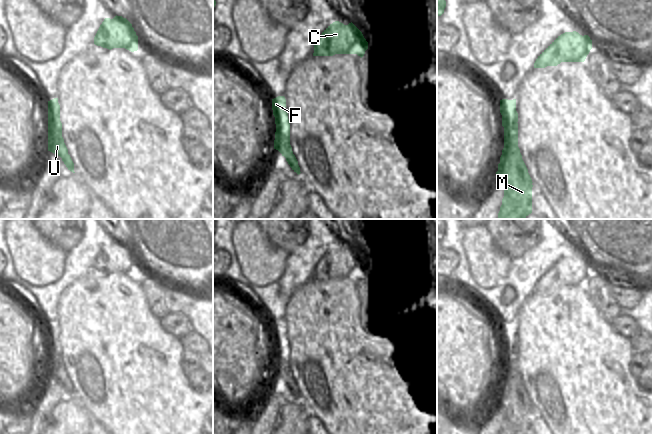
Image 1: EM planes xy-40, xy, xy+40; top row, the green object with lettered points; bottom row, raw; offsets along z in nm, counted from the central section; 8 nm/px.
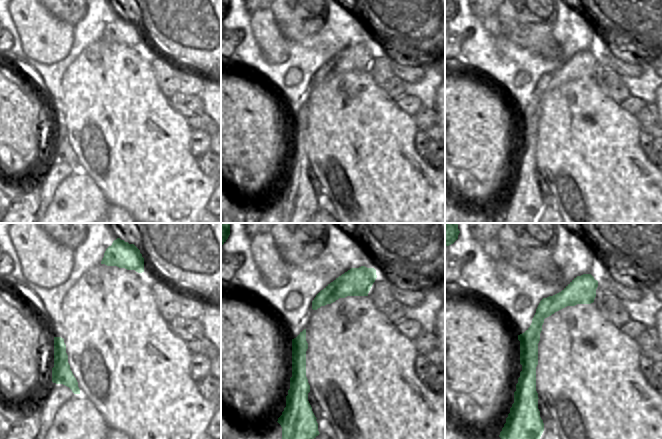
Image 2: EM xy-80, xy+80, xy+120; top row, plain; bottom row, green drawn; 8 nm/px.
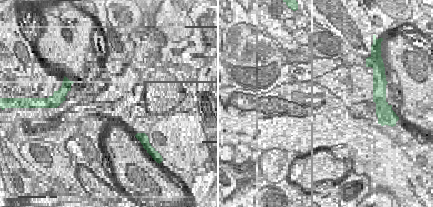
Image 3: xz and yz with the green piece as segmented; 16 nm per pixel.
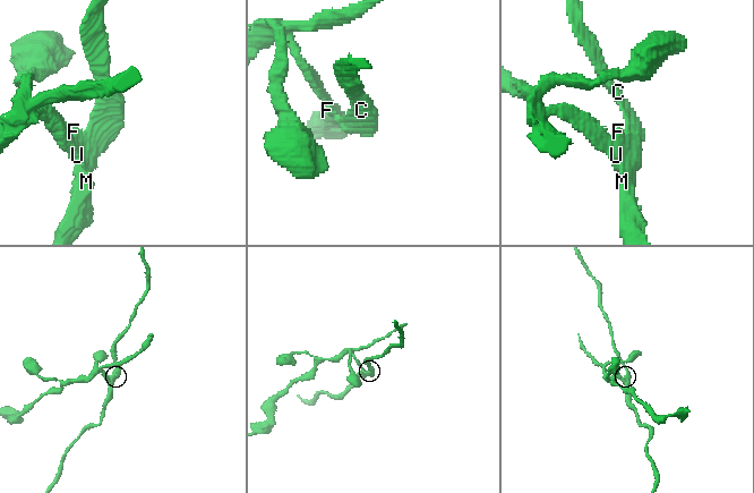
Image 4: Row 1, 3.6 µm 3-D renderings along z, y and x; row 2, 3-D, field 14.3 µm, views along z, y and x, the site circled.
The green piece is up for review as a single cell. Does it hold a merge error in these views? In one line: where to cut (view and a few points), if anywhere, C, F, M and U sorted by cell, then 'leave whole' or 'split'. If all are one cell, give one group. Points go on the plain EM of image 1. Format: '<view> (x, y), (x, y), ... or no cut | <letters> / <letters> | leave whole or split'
xy+40 (516, 346), (512, 354), (504, 358) | C M / F U | split

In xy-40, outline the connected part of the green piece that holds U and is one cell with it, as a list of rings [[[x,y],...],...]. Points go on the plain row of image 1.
[[[58,322],[48,325],[48,375],[61,382],[65,382],[68,378],[68,373],[62,361]]]

